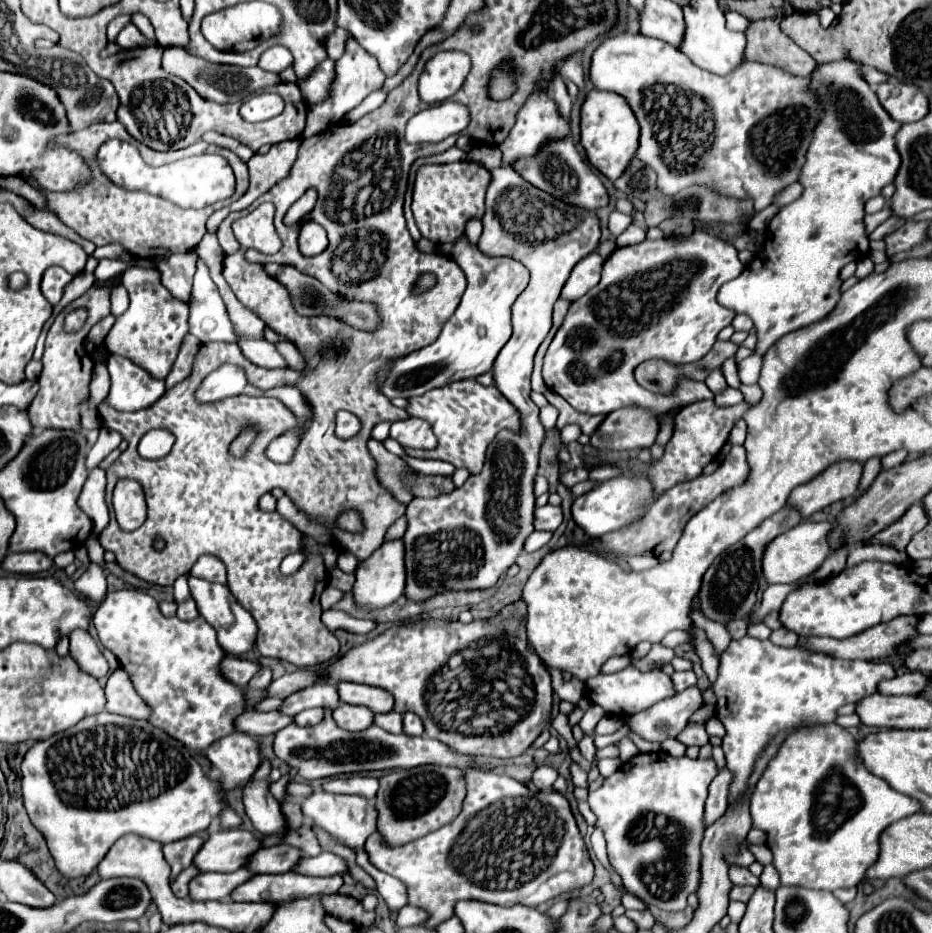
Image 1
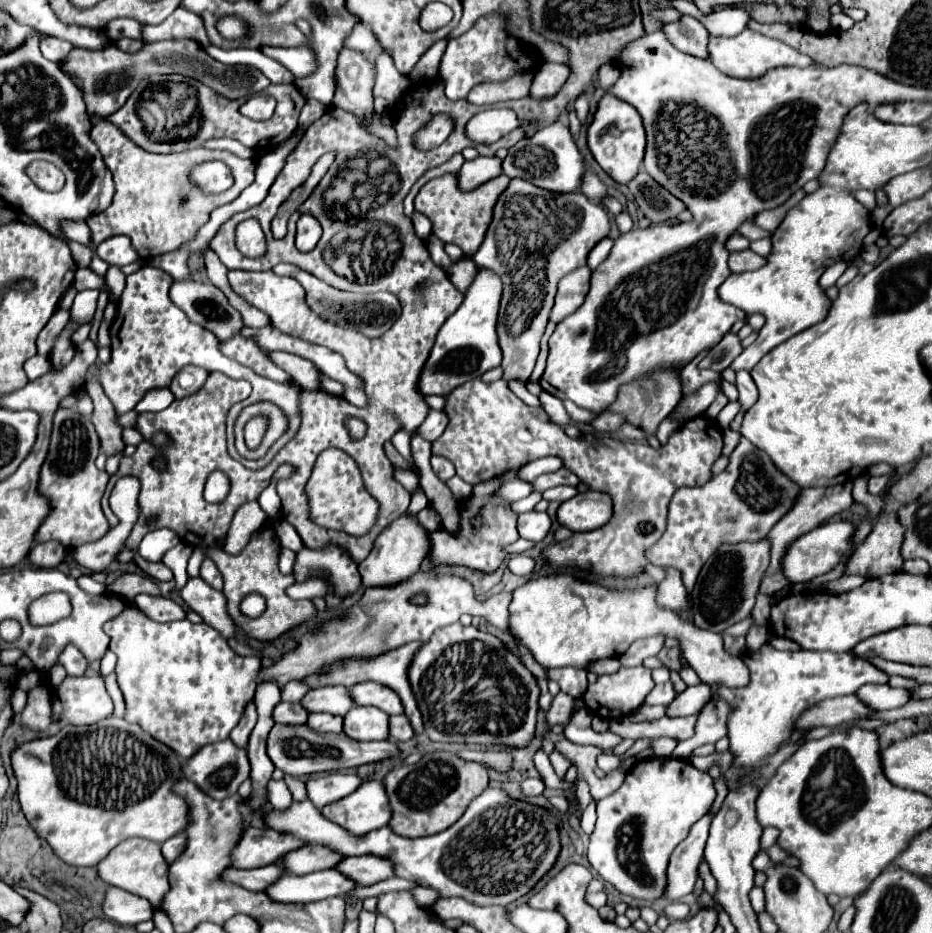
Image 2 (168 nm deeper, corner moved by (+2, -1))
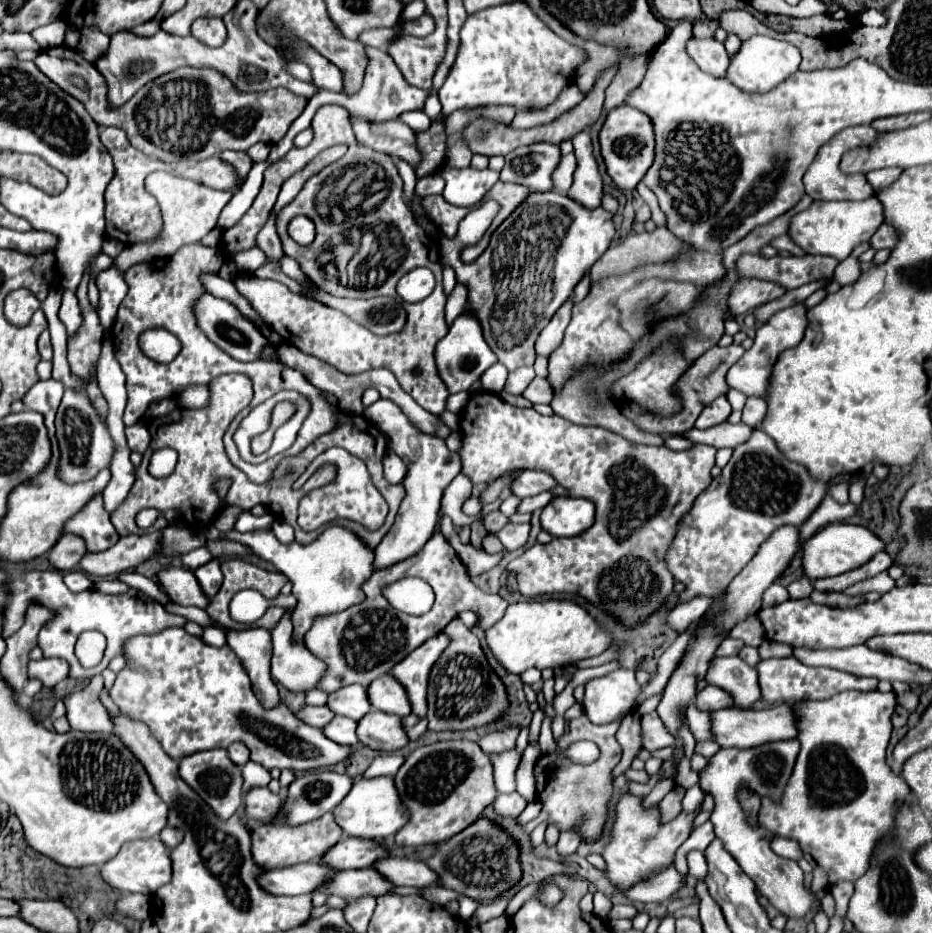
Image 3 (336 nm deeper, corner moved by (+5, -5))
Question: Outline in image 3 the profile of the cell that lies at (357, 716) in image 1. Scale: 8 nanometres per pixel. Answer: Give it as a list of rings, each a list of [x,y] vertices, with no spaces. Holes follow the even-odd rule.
[[[370,711],[366,713],[356,727],[358,741],[366,747],[372,747],[382,753],[392,753],[406,747],[408,737],[404,735],[402,723],[398,715]]]

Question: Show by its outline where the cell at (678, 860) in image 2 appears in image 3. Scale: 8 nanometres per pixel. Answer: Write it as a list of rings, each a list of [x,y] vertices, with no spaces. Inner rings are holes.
[[[670,865],[660,875],[648,879],[648,883],[638,883],[638,887],[632,887],[632,891],[626,891],[624,895],[630,901],[638,903],[662,903],[666,899],[672,899],[684,887],[686,887],[686,875],[678,873],[676,867]]]

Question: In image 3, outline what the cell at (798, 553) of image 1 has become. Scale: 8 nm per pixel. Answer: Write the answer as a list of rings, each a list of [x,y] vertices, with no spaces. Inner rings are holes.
[[[832,523],[816,531],[808,541],[804,541],[802,571],[808,579],[834,577],[860,567],[864,561],[876,555],[876,551],[882,551],[882,549],[884,549],[884,543],[880,543],[880,539],[876,539],[876,535],[872,535],[872,531],[868,531],[866,527],[850,525],[850,523]]]

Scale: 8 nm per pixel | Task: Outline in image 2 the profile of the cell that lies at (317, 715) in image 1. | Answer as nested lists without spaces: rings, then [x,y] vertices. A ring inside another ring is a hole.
[[[311,713],[307,725],[321,733],[343,733],[343,717],[331,713]]]

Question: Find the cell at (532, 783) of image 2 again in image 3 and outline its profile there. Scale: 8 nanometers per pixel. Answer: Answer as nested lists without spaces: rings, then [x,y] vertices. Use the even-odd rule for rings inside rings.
[[[518,791],[508,793],[508,795],[498,795],[494,801],[494,809],[500,815],[508,815],[508,817],[518,817],[524,809],[526,809],[528,801],[522,799],[522,795]]]

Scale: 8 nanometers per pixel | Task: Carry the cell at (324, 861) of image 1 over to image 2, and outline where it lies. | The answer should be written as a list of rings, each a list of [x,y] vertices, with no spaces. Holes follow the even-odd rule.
[[[361,855],[361,857],[345,857],[339,865],[347,877],[351,877],[359,885],[375,885],[383,879],[395,877],[395,867],[389,859],[377,855]]]

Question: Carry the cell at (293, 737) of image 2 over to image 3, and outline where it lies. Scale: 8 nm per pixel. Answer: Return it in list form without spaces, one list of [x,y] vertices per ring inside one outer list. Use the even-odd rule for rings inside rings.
[[[168,627],[154,635],[134,635],[124,643],[126,667],[118,673],[110,697],[120,707],[120,711],[132,719],[142,721],[152,737],[162,745],[162,749],[176,761],[186,755],[208,751],[216,747],[228,747],[234,741],[246,743],[250,749],[250,759],[254,763],[272,769],[290,769],[290,771],[310,771],[318,767],[330,767],[352,757],[354,749],[348,745],[338,745],[328,741],[324,733],[316,727],[300,723],[286,705],[278,705],[272,711],[264,711],[254,697],[248,671],[242,661],[230,647],[210,647],[200,637],[194,637],[184,631],[184,627]]]

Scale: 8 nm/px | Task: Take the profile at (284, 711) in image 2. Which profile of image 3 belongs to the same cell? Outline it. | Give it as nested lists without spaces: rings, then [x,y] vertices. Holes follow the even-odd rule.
[[[302,707],[300,711],[294,711],[294,717],[298,717],[302,723],[310,727],[324,727],[334,715],[328,711],[328,707]]]

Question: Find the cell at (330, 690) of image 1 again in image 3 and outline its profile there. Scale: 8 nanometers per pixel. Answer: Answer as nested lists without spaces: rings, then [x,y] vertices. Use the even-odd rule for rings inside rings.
[[[362,685],[340,687],[338,691],[330,693],[326,705],[334,715],[344,715],[356,721],[372,709],[370,701],[366,699],[366,689]]]

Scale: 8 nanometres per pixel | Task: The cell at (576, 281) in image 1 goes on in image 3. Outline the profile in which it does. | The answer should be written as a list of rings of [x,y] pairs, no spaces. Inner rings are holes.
[[[568,299],[556,311],[556,315],[552,317],[552,321],[542,329],[542,333],[540,333],[538,341],[536,341],[536,353],[538,355],[546,355],[548,357],[554,351],[554,347],[560,345],[562,335],[564,335],[564,329],[568,327],[570,317],[572,317],[572,307],[574,307],[574,303],[572,303],[572,299]]]

